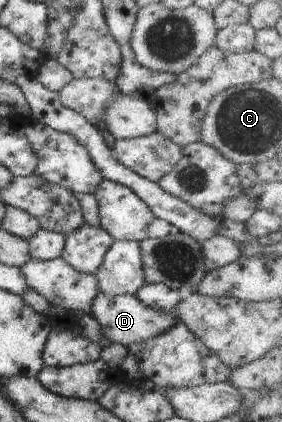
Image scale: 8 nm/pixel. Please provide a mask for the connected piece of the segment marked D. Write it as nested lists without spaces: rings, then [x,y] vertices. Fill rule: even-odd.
[[[104,293],[98,294],[92,302],[92,310],[90,314],[98,320],[100,330],[110,342],[120,344],[120,346],[130,346],[130,344],[140,344],[144,340],[150,340],[166,330],[170,330],[177,322],[177,315],[172,312],[164,312],[164,310],[154,310],[150,306],[144,306],[137,296],[114,295],[110,296]]]

